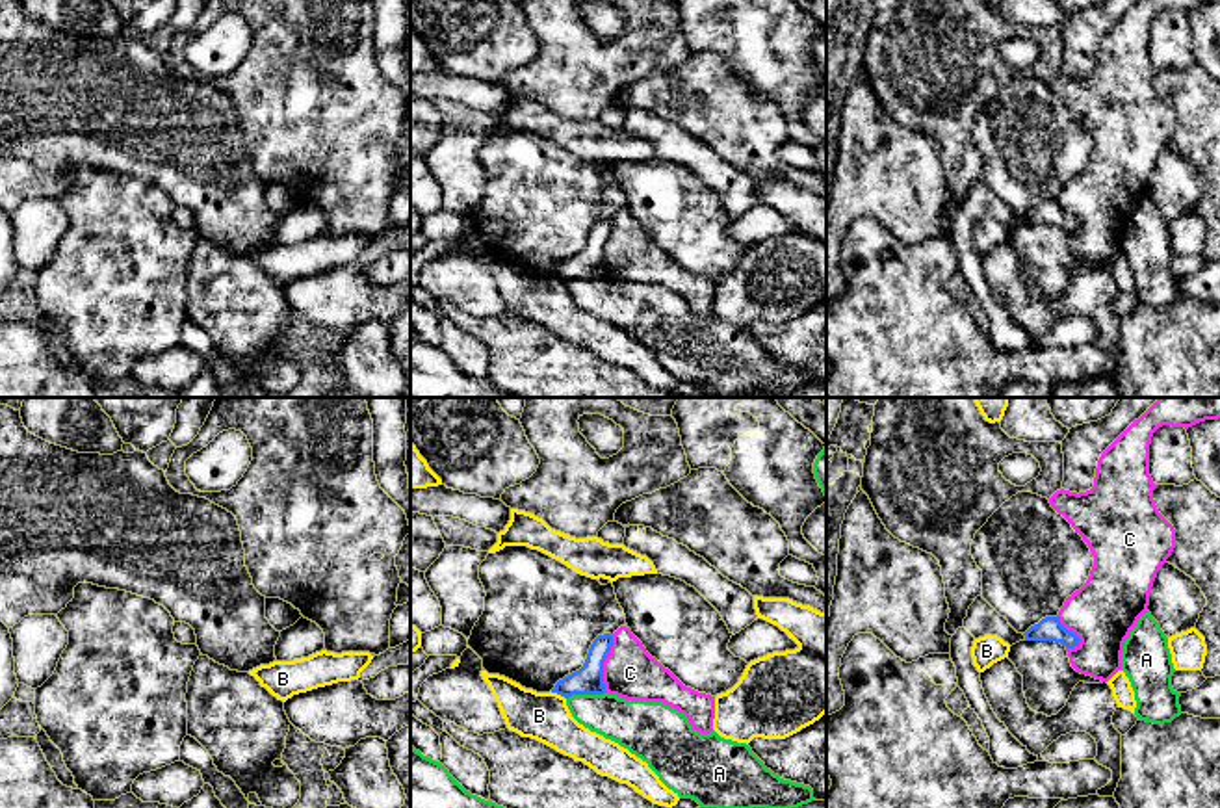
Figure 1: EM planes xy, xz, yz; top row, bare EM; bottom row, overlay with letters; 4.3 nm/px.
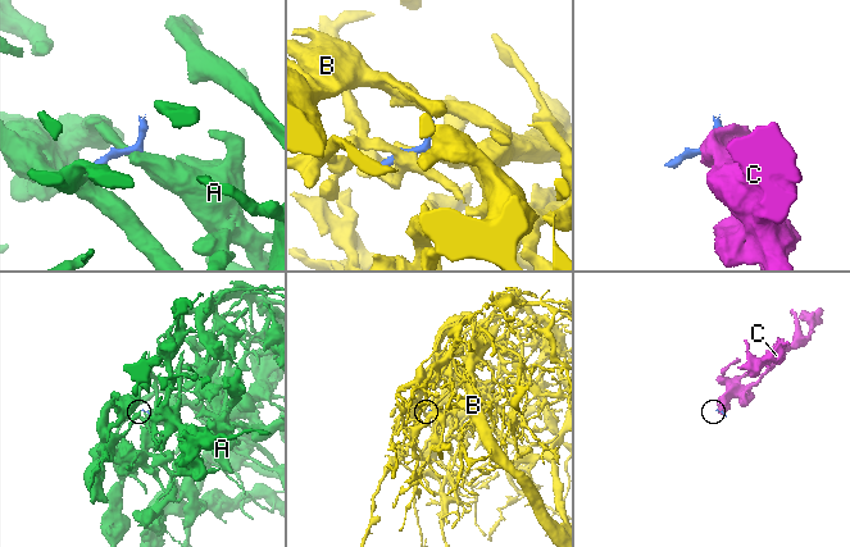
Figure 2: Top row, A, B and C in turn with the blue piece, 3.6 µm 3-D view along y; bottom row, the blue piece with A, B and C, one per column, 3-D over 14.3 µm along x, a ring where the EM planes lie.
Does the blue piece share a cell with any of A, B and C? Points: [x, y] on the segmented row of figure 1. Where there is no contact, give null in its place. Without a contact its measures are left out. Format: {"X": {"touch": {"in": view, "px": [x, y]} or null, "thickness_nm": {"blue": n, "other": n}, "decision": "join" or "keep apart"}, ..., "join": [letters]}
{"A": {"touch": {"in": "xz", "px": [585, 693]}, "thickness_nm": {"blue": 130, "other": 220}, "decision": "keep apart"}, "B": {"touch": {"in": "xz", "px": [558, 693]}, "thickness_nm": {"blue": 130, "other": 200}, "decision": "keep apart"}, "C": {"touch": {"in": "xz", "px": [602, 664]}, "thickness_nm": {"blue": 130, "other": 220}, "decision": "keep apart"}, "join": []}

